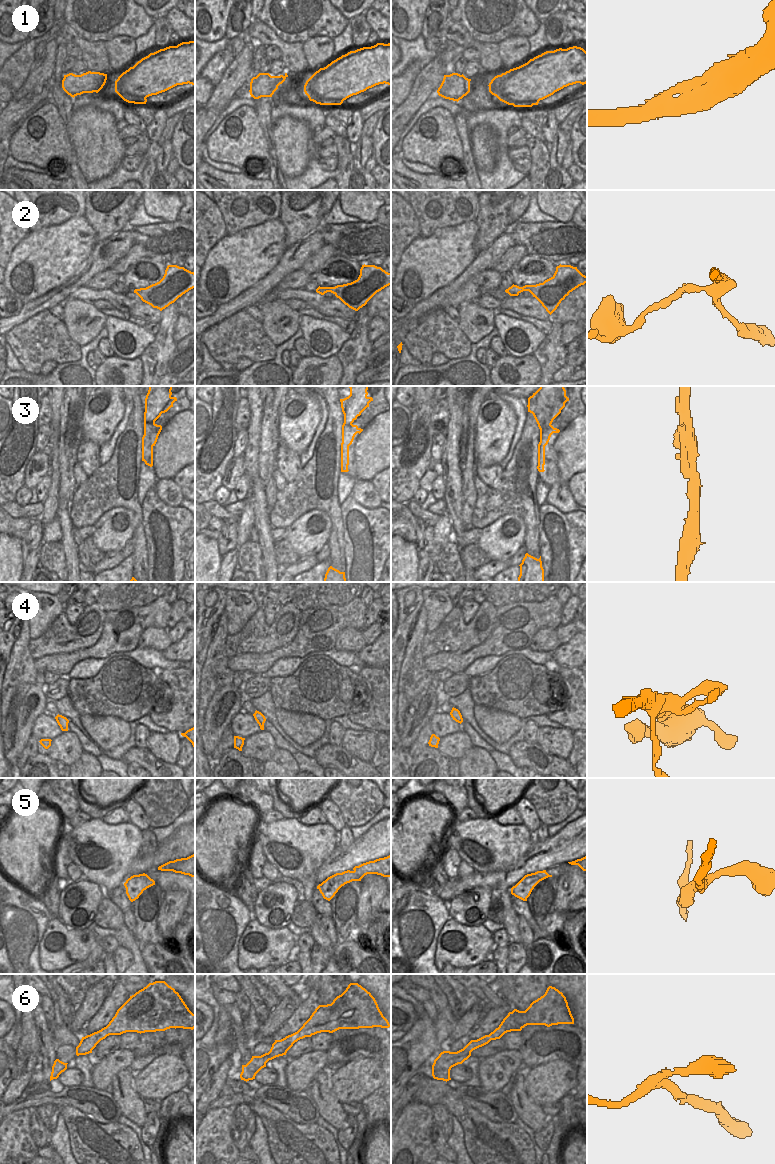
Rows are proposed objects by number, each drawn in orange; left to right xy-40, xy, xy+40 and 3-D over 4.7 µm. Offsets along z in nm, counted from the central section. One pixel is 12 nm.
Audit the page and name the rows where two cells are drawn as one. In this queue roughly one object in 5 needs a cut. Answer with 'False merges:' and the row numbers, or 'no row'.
False merges: no row

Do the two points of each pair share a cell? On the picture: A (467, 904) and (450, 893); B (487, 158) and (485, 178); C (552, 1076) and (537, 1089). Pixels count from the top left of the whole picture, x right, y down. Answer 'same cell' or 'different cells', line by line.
A: different cells
B: different cells
C: same cell

